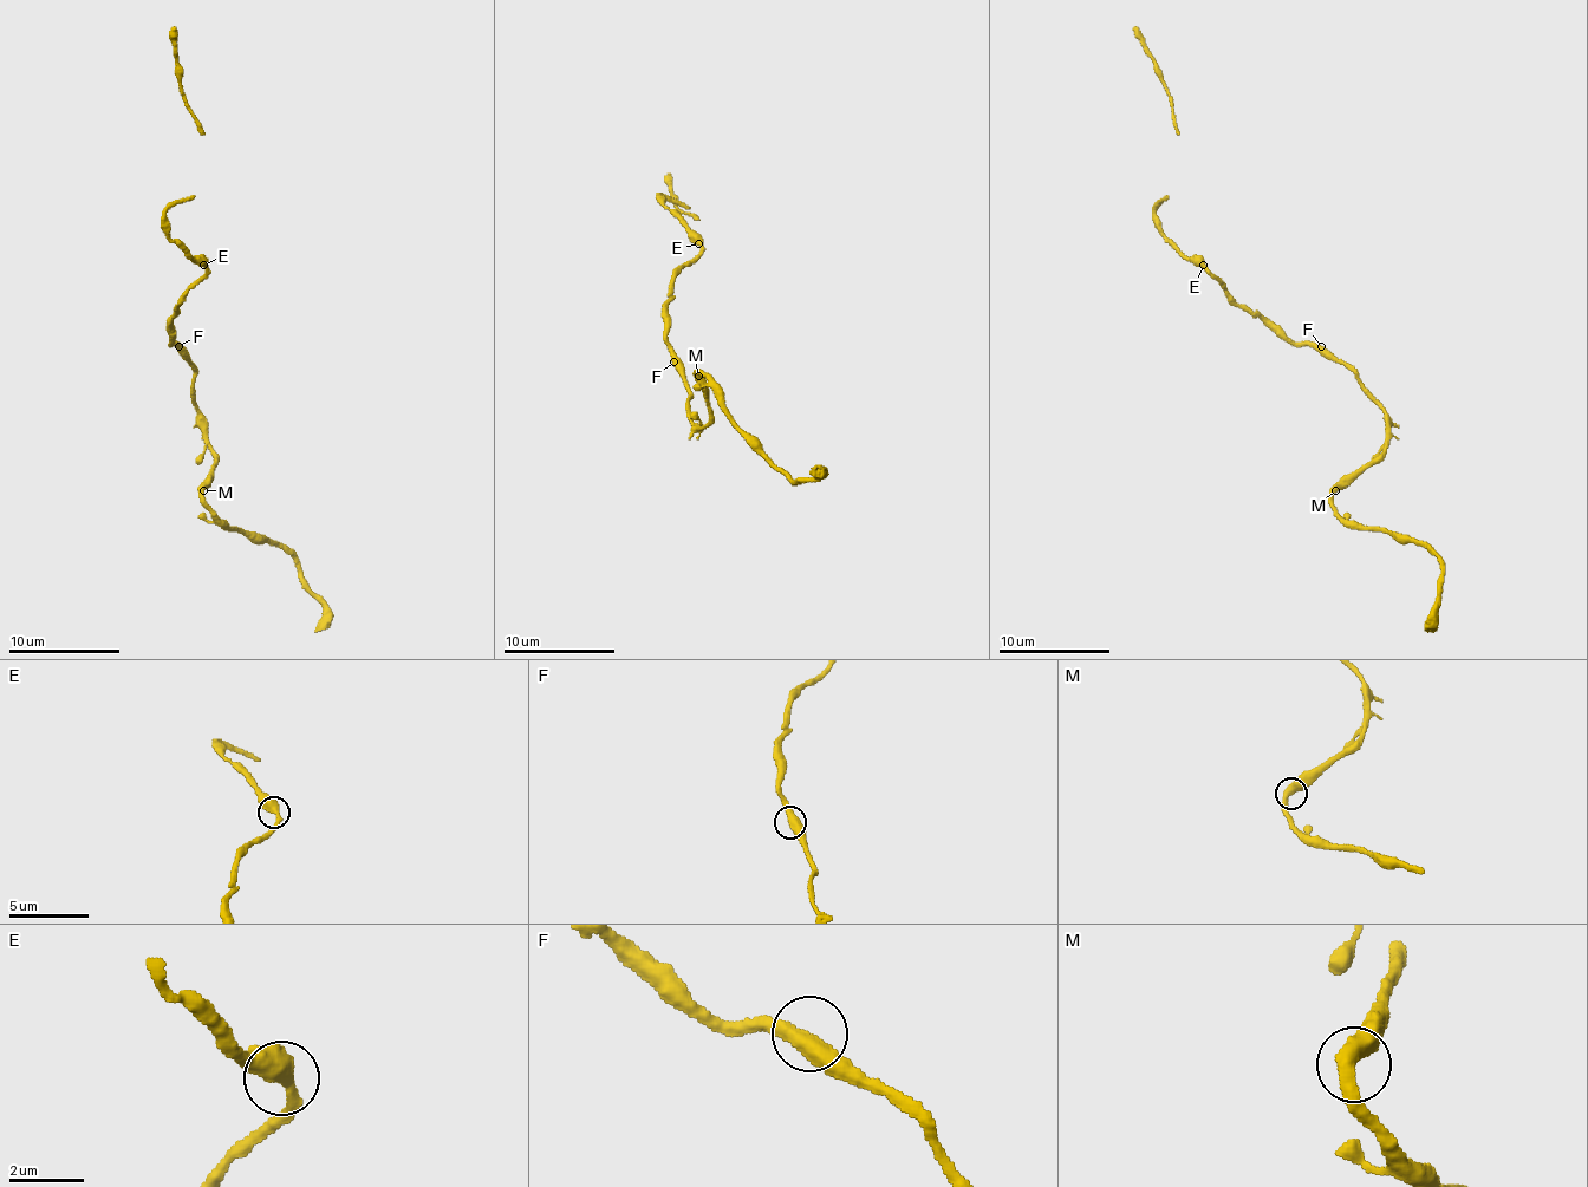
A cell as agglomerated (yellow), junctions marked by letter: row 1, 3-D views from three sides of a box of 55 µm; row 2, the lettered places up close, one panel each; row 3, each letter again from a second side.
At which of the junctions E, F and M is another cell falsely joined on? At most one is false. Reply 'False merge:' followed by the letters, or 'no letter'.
False merge: no letter

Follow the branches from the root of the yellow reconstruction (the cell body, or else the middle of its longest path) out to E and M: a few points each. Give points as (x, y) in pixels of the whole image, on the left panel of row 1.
E: (181, 351), (173, 343), (173, 312), (187, 289), (207, 271), (203, 265)
M: (181, 351), (193, 369), (193, 404), (201, 416), (203, 441), (215, 455), (212, 480), (203, 491)

